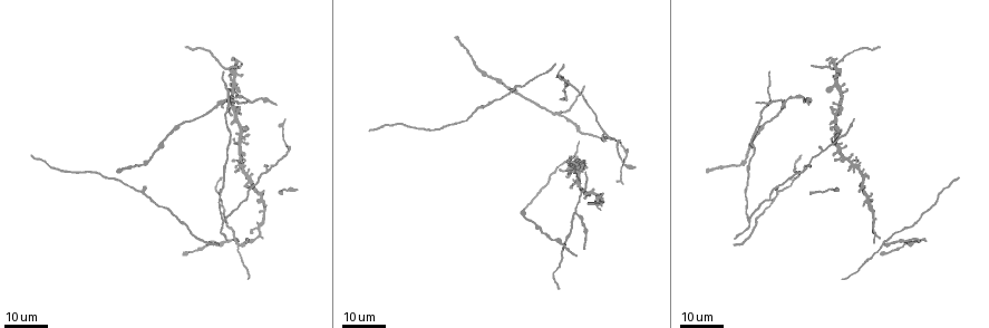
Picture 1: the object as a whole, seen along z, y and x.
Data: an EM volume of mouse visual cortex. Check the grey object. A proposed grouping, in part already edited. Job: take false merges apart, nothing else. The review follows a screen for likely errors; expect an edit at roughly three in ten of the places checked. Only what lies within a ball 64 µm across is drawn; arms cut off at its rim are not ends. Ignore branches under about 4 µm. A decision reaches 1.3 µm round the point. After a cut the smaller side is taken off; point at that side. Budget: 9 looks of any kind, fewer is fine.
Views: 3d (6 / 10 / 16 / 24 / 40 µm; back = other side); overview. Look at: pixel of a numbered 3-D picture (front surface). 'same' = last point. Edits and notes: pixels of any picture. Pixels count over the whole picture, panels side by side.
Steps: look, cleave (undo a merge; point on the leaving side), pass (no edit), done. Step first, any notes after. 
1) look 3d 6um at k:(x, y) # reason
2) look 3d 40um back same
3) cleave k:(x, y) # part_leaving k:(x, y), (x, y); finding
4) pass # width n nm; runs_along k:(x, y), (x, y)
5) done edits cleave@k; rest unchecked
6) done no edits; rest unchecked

look 3d 16um at 1:(233, 85)

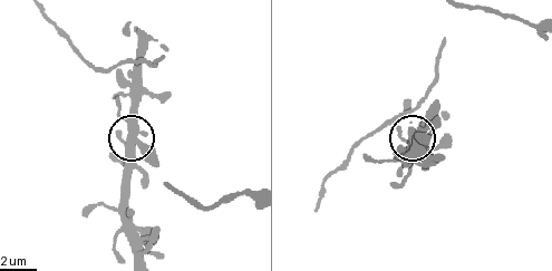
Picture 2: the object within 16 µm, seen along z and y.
look 3d 10um same

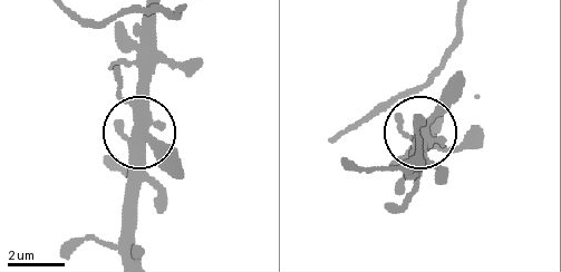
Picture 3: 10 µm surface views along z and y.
look 3d 6um same # closer look

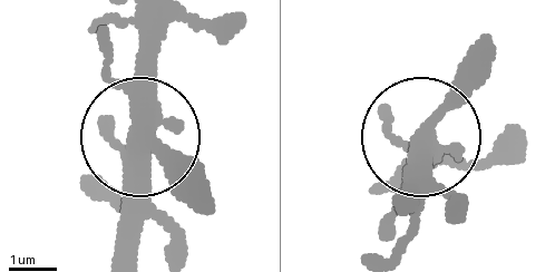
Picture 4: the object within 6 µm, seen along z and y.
pass # side_arm 26 um; runs_along 4:(133, 251), (145, 22); continuous, no second neuron

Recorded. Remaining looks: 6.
look 3d 24um at 1:(224, 220)

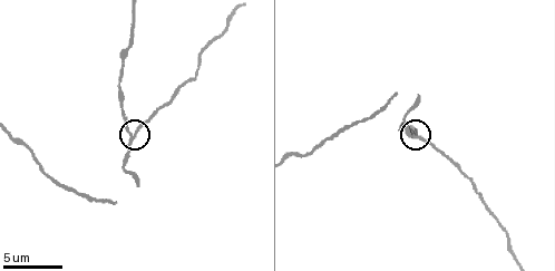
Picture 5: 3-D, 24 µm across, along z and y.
look 3d 6um at 5:(413, 133)

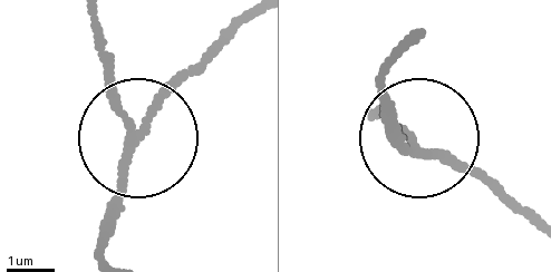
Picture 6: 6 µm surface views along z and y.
pass # runs_along 6:(529, 213), (373, 106); one neuron here

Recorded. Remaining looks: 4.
look 3d 16um at 1:(802, 169) # arms part here

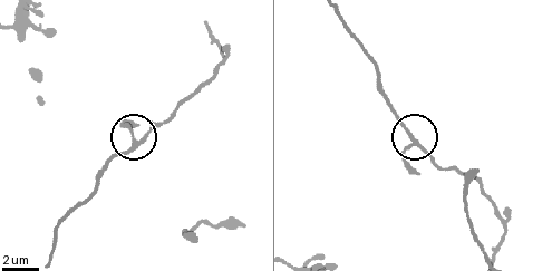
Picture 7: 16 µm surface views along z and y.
look 3d 6um at 7:(419, 147)

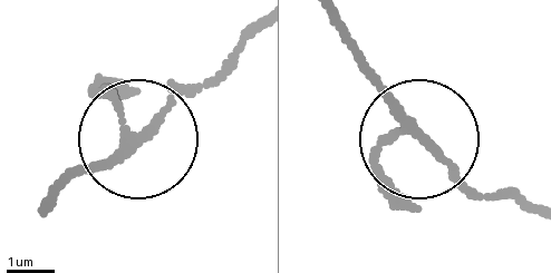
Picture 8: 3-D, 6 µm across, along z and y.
pass # width 190 nm; runs_along 8:(367, 78), (460, 182), (515, 202); all the same neuron

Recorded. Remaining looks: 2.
look 3d 24um at 1:(220, 99) # looks like a crossing

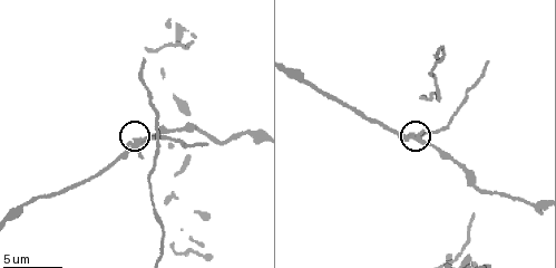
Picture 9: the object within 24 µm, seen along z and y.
look 3d 6um at 9:(141, 140)

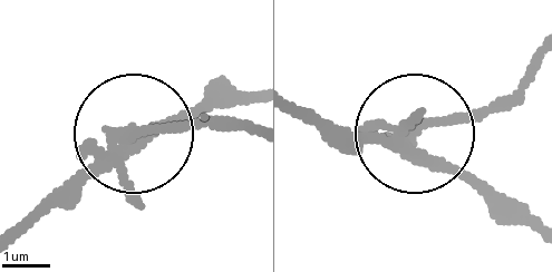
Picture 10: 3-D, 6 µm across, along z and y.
cleave 10:(55, 201) # width 240 nm; a second neuron is stuck on

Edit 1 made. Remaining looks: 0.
done edits cleave@10; rest unchecked

